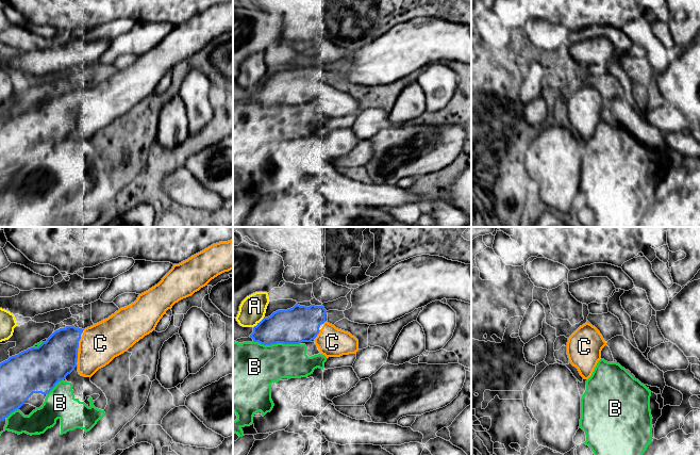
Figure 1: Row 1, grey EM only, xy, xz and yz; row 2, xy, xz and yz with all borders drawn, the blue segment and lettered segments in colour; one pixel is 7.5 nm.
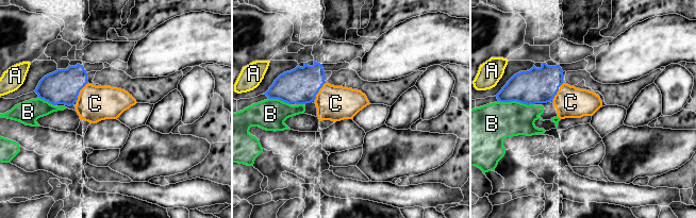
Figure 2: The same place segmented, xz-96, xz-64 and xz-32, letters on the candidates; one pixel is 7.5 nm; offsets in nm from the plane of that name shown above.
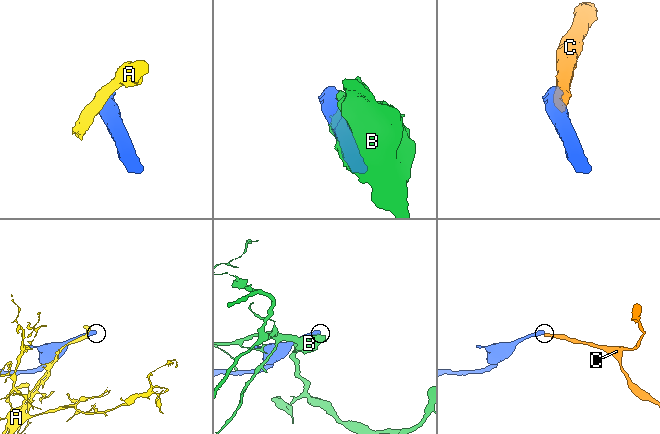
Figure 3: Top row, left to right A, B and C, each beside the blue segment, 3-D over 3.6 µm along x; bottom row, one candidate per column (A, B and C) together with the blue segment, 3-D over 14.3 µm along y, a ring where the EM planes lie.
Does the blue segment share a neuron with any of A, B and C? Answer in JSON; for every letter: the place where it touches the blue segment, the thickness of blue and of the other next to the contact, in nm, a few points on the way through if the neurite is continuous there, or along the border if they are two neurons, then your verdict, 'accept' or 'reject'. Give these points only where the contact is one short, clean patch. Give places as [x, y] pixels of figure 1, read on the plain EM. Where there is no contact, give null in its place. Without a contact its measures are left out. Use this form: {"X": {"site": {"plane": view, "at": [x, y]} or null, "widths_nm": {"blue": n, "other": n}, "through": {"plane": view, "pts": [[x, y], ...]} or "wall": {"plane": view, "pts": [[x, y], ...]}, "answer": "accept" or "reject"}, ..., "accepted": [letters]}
{"A": {"site": {"plane": "xz", "at": [260, 83]}, "widths_nm": {"blue": 260, "other": 200}, "wall": {"plane": "xz", "pts": [[264, 79], [253, 88]]}, "answer": "reject"}, "B": {"site": {"plane": "xz", "at": [277, 103]}, "widths_nm": {"blue": 280, "other": 360}, "answer": "reject"}, "C": {"site": {"plane": "xy", "at": [78, 104]}, "widths_nm": {"blue": 300, "other": 300}, "answer": "accept"}, "accepted": ["C"]}

